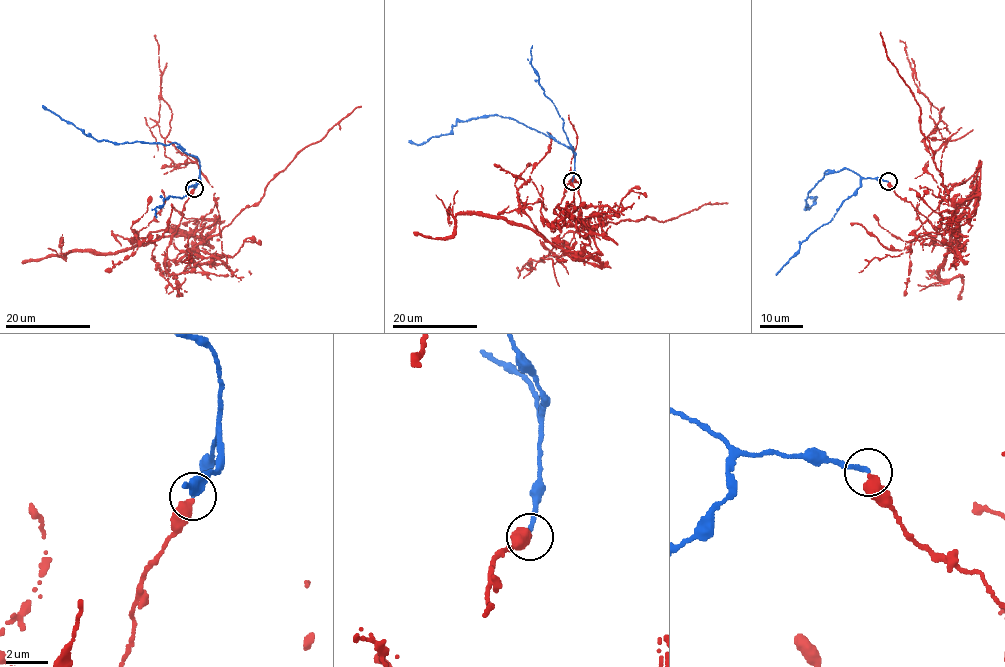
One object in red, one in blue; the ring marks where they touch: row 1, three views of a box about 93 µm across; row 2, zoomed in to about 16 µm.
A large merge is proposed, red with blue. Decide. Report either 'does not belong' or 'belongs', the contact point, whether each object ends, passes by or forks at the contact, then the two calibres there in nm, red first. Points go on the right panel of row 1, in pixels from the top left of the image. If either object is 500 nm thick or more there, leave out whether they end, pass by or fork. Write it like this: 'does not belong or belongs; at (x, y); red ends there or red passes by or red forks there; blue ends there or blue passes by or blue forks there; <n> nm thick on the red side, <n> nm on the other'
does not belong; at (888, 181); red ends there; blue ends there; 440 nm thick on the red side, 200 nm on the other

